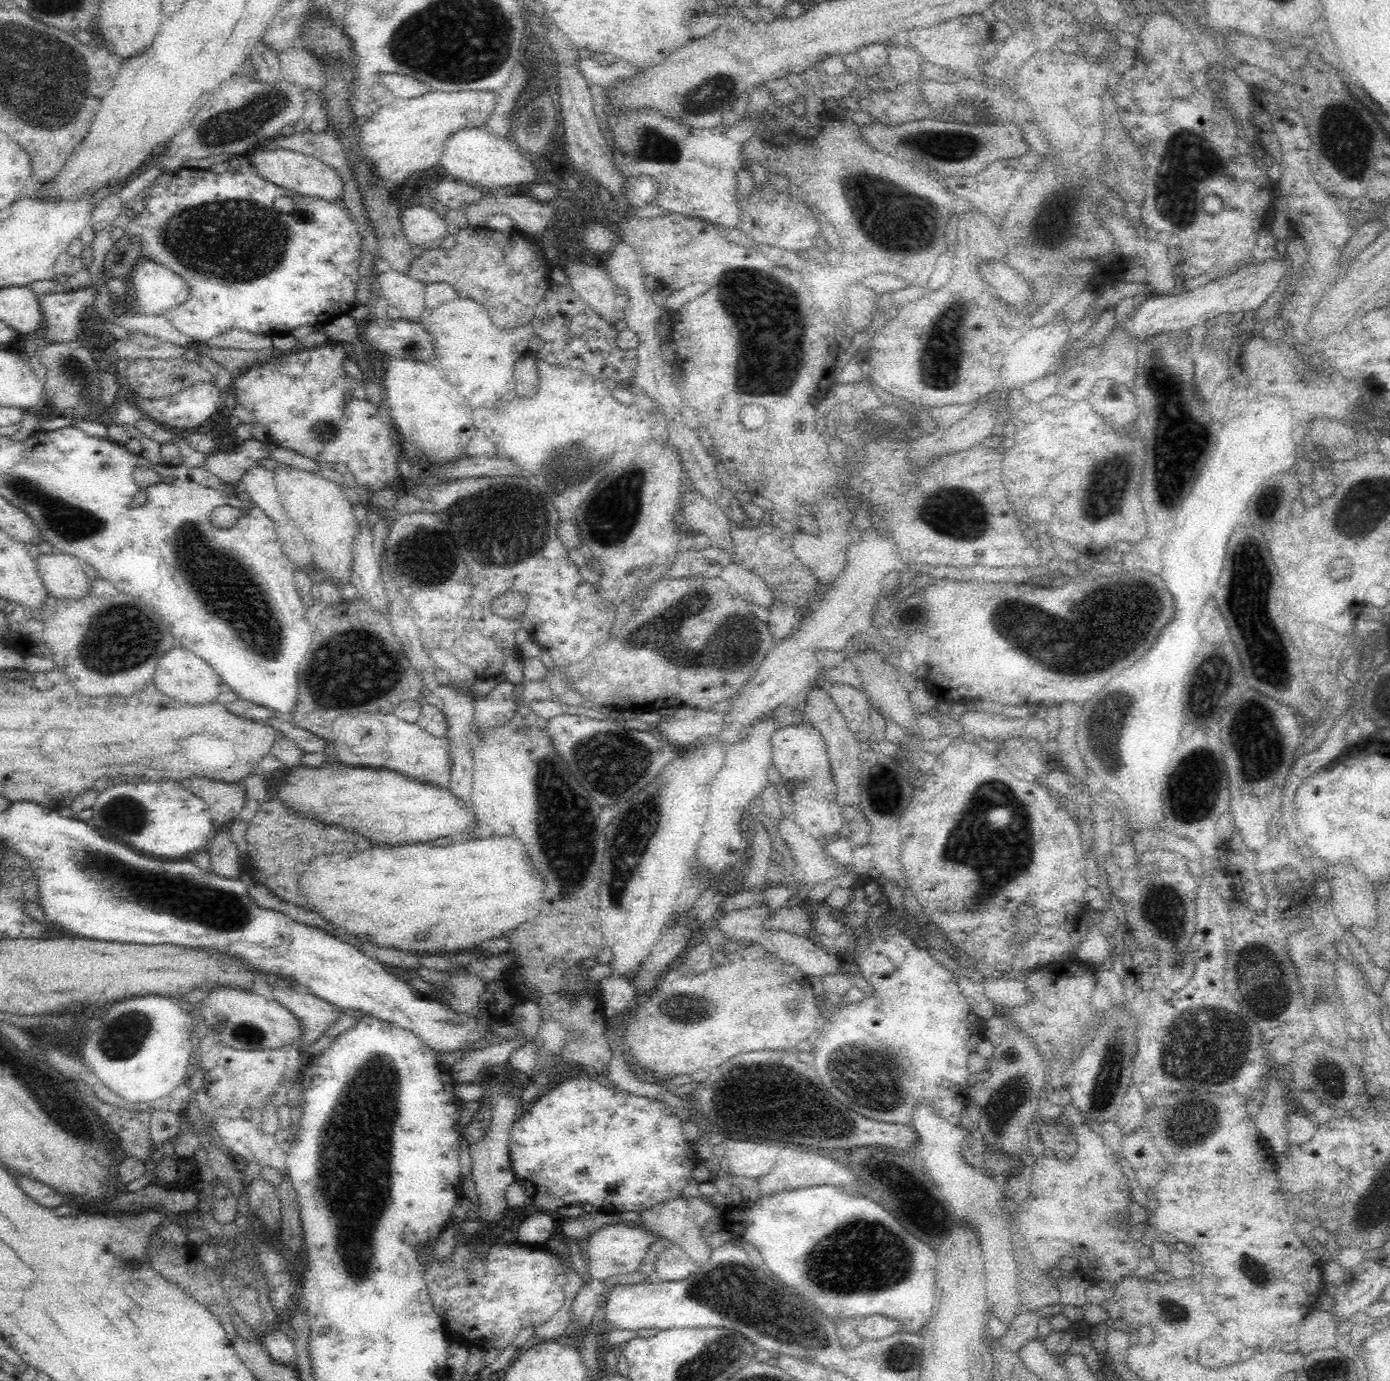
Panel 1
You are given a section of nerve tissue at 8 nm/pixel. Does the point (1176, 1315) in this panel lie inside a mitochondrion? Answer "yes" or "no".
yes

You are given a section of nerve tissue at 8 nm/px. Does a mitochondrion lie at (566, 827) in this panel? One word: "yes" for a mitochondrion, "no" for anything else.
yes

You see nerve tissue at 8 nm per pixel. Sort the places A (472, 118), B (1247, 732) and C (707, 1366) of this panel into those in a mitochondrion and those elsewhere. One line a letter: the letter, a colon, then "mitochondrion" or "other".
A: other
B: mitochondrion
C: mitochondrion

